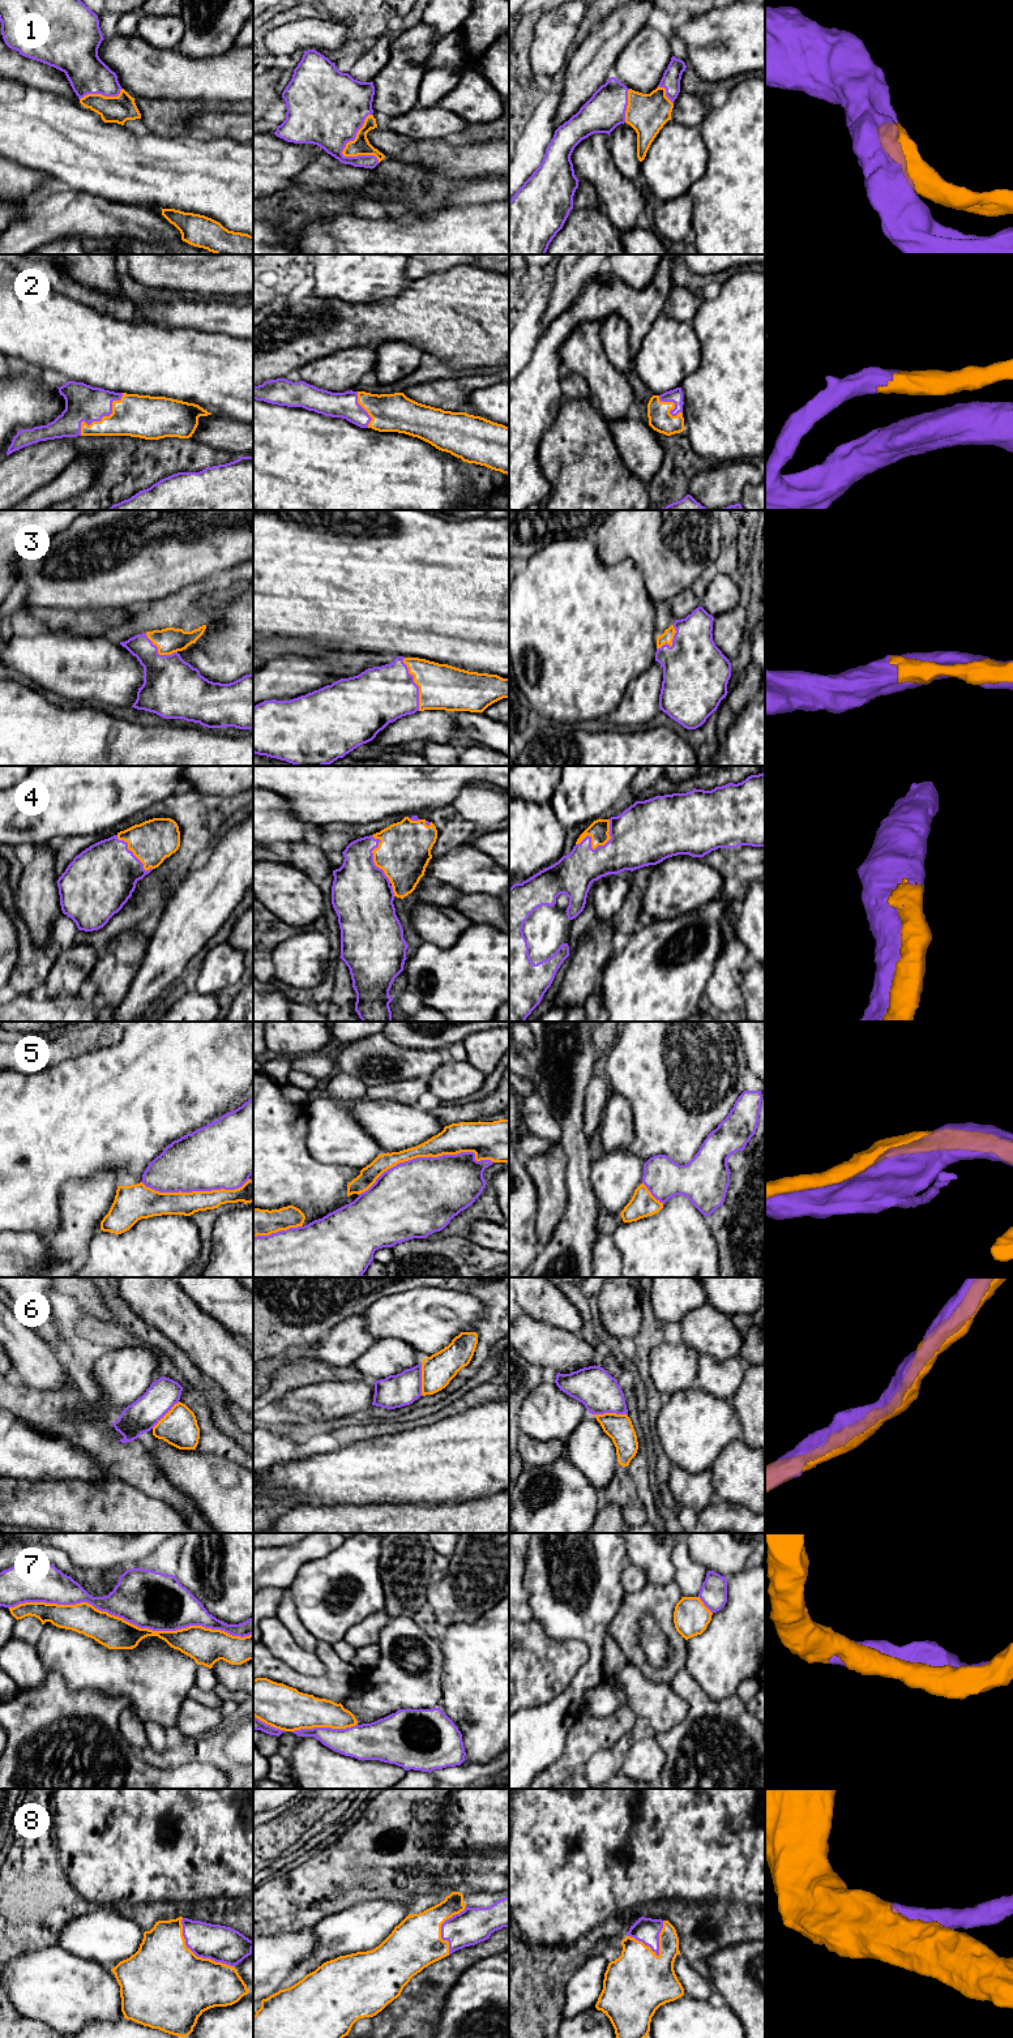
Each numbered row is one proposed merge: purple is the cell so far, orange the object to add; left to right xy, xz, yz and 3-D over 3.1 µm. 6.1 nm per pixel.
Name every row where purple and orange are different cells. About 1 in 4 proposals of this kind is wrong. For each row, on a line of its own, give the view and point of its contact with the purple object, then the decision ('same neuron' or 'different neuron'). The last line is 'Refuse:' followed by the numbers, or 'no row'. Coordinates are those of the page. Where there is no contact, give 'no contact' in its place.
1: xz (355, 136) | same neuron
2: xy (102, 416) | same neuron
3: xz (415, 684) | same neuron
4: yz (598, 846) | same neuron
5: xz (427, 1157) | same neuron
6: xy (165, 1414) | different neuron
7: xy (131, 1622) | same neuron
8: xy (197, 1956) | same neuron
Refuse: 6

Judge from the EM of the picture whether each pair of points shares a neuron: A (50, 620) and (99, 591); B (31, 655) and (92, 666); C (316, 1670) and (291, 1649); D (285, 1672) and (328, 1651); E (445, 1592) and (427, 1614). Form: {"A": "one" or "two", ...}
{"A": "two", "B": "one", "C": "one", "D": "one", "E": "two"}

